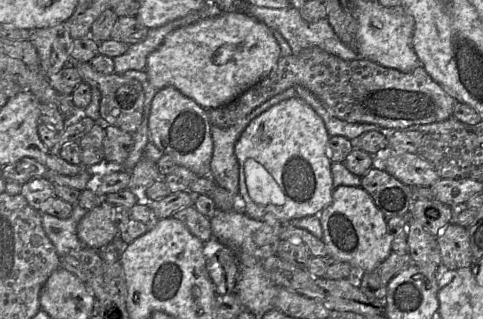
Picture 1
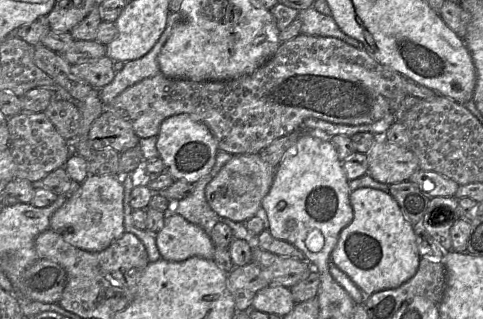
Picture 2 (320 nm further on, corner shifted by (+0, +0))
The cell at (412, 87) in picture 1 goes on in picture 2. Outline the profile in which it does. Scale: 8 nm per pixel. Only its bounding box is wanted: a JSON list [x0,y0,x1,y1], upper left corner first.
[106,34,406,155]

